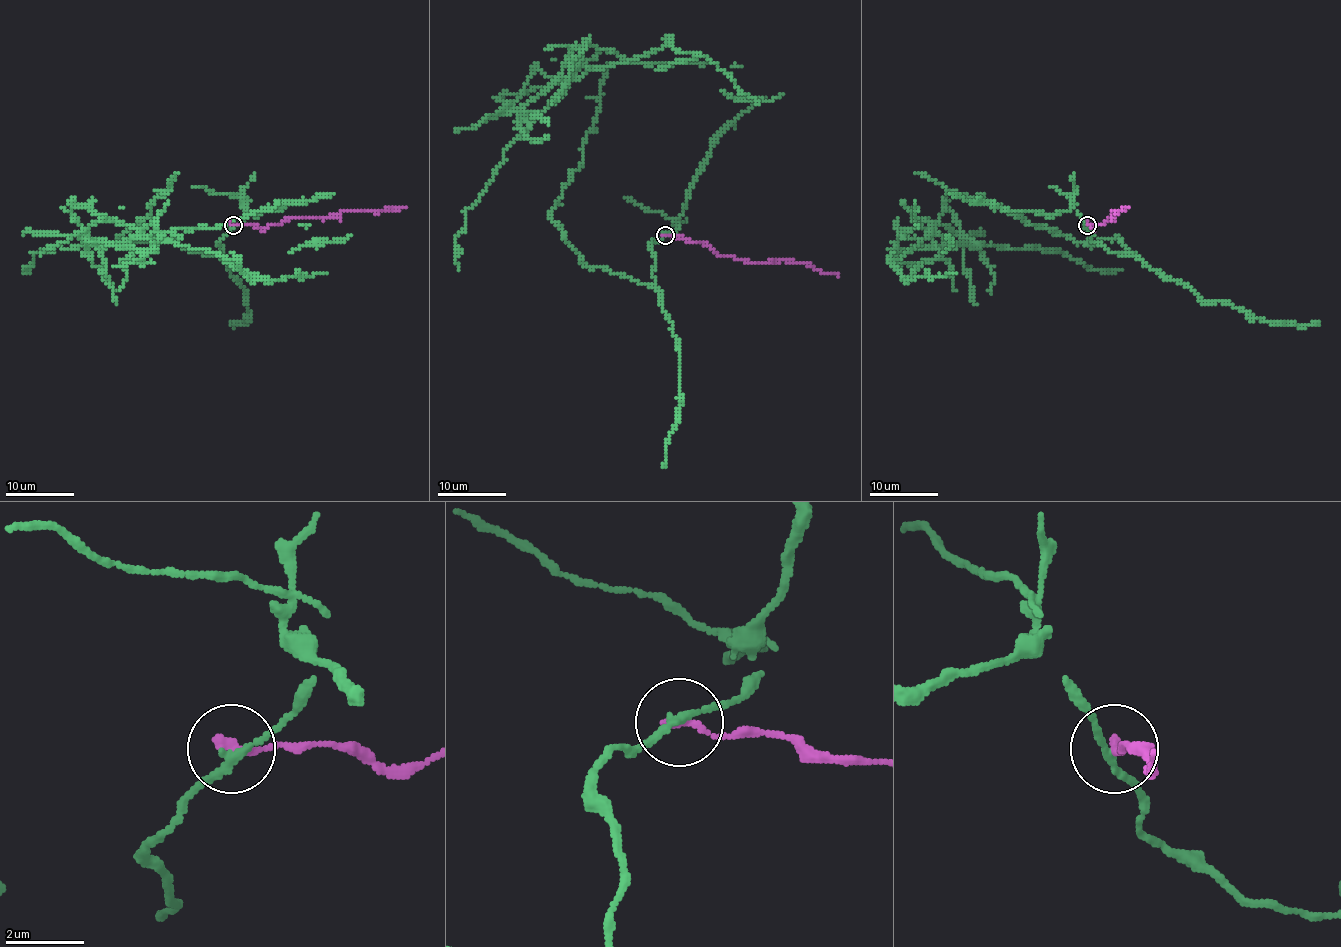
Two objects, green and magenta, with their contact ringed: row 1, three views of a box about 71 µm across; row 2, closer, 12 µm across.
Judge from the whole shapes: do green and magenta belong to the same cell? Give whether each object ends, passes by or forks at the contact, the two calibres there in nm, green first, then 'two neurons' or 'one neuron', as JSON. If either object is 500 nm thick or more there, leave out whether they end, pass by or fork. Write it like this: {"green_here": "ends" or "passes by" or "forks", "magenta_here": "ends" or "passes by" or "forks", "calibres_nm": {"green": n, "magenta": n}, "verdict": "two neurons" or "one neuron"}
{"green_here": "passes by", "magenta_here": "ends", "calibres_nm": {"green": 190, "magenta": 240}, "verdict": "two neurons"}

